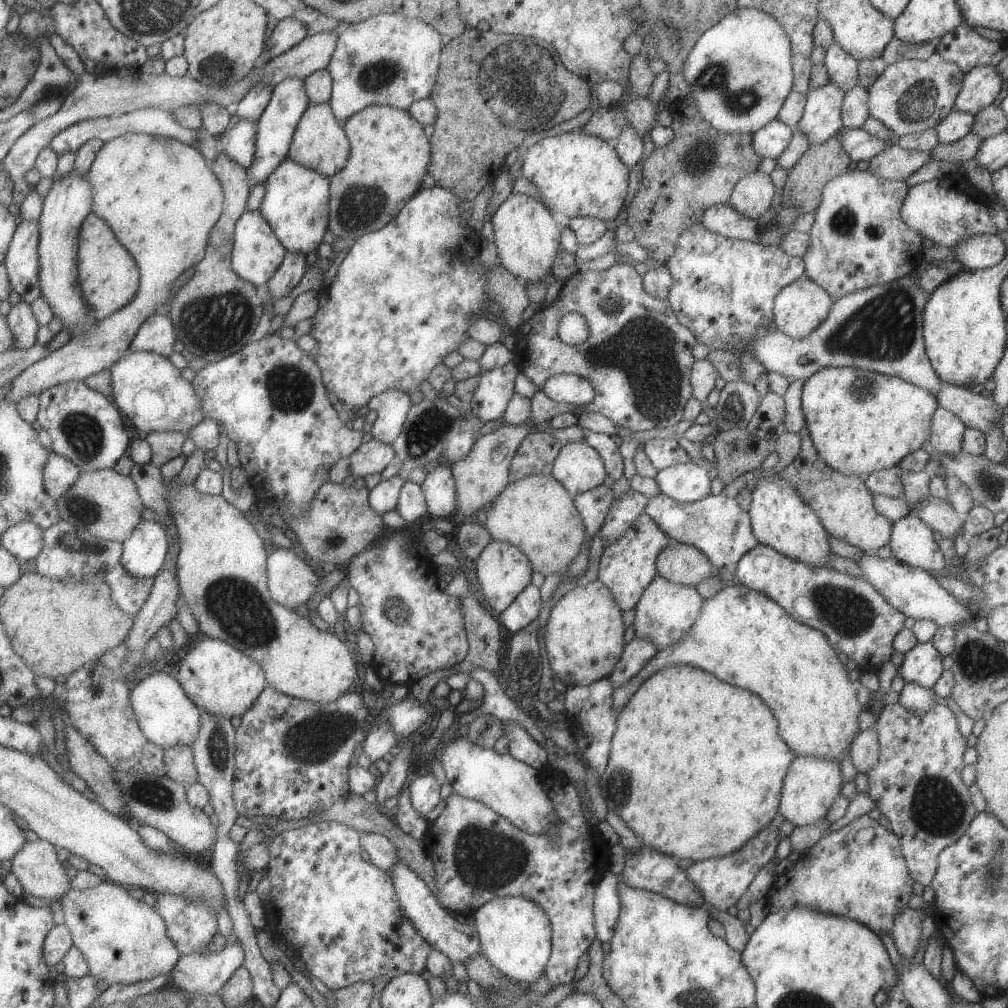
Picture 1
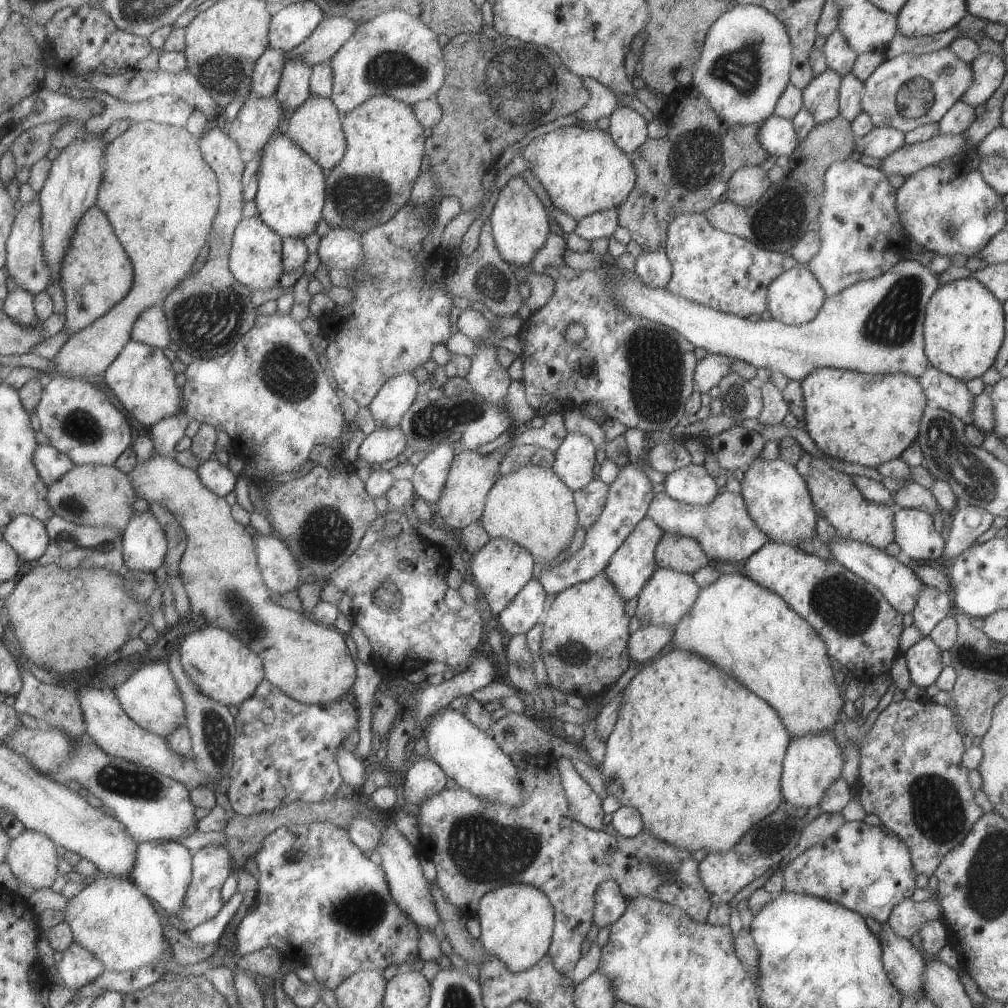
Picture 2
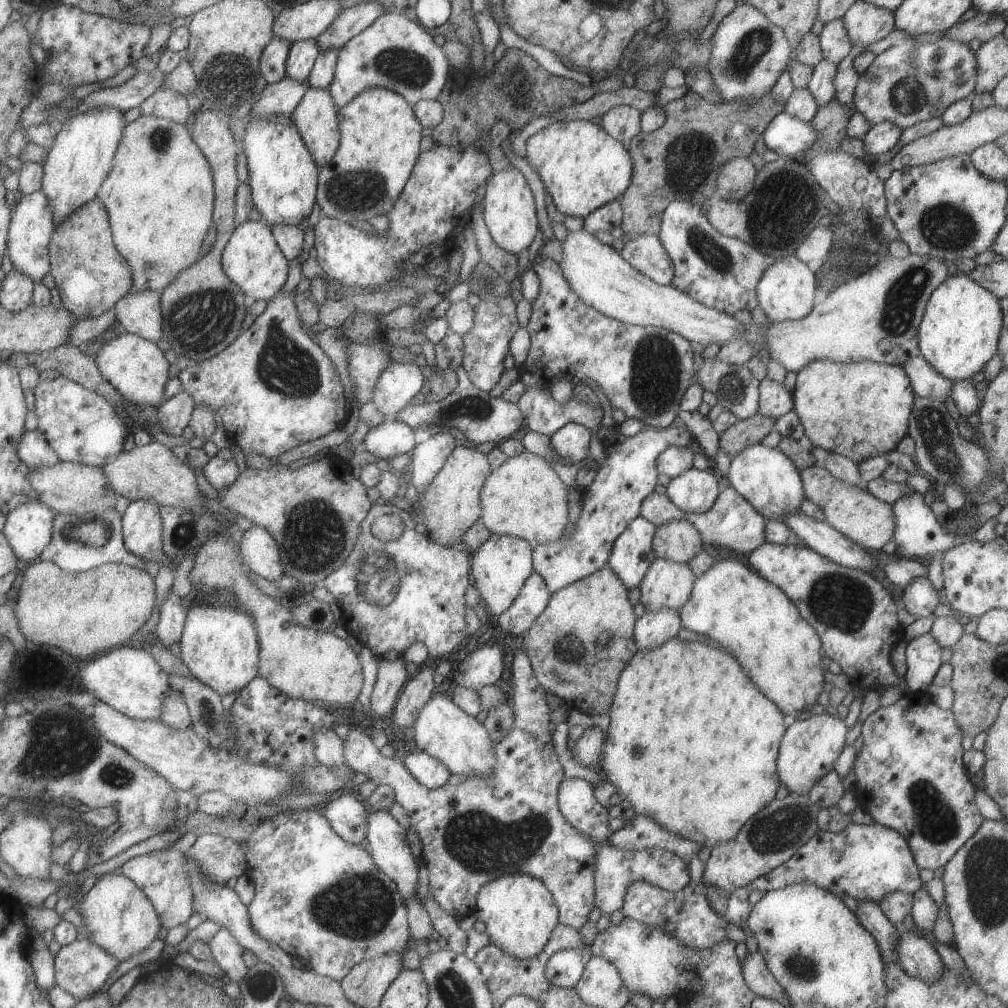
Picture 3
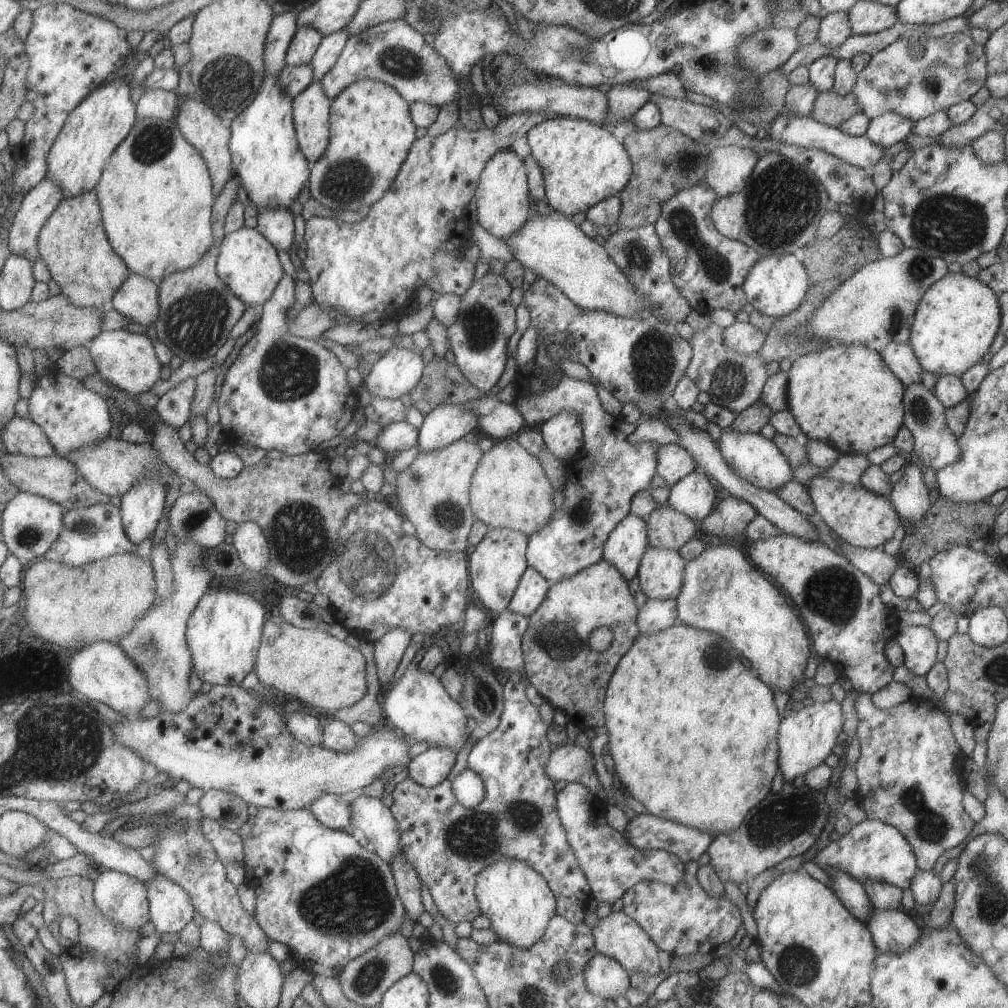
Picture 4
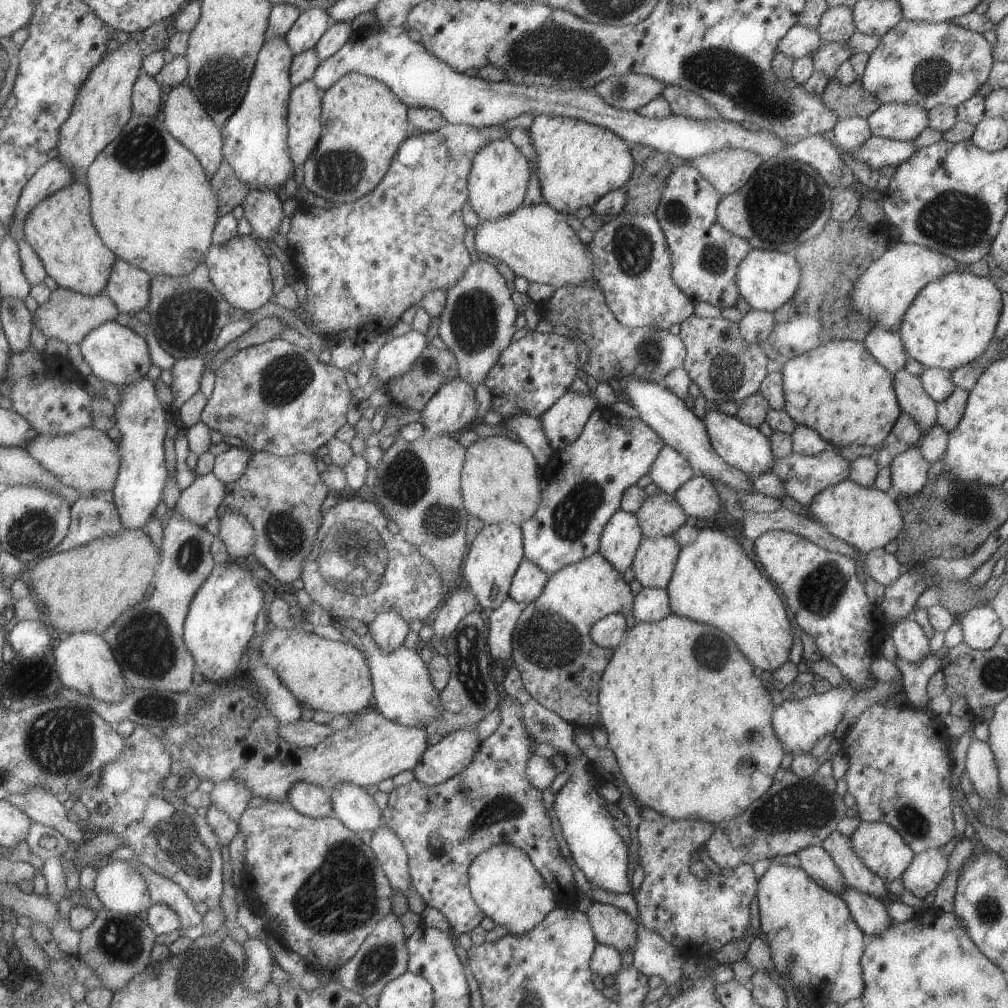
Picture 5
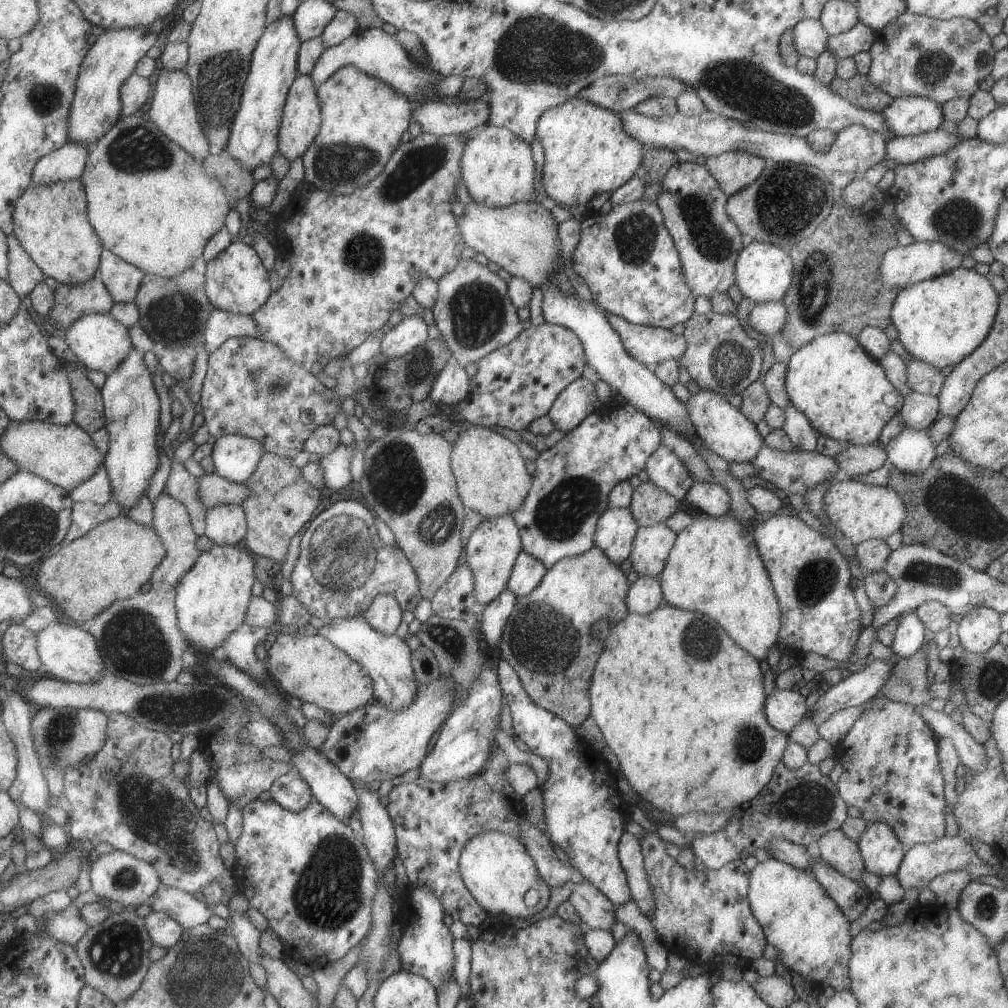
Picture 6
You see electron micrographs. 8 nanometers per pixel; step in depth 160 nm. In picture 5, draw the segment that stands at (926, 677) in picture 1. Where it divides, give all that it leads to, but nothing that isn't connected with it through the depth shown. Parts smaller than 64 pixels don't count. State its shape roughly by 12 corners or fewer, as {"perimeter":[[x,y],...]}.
{"perimeter":[[910,617],[888,635],[897,656],[918,663],[929,654],[928,636]]}

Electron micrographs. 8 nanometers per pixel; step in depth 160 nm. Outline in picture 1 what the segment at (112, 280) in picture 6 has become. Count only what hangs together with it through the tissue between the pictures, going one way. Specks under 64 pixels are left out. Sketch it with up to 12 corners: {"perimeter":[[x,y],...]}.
{"perimeter":[[153,312],[129,350],[168,357],[175,331],[169,315]]}

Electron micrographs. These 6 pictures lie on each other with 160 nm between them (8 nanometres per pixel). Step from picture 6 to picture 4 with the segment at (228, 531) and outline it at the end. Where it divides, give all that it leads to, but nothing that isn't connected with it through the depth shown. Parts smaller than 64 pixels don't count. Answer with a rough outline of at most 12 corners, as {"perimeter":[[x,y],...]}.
{"perimeter":[[251,521],[228,538],[251,571],[270,563],[268,542]]}

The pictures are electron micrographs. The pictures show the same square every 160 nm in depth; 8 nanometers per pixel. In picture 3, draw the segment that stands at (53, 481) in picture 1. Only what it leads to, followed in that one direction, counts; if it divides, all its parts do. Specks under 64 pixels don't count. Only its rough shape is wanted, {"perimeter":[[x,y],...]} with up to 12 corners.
{"perimeter":[[38,428],[25,431],[18,453],[31,469],[61,461]]}

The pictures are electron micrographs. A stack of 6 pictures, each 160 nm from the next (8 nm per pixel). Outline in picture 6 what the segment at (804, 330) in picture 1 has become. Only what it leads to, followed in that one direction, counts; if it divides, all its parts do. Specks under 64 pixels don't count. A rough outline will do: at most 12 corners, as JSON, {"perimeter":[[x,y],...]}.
{"perimeter":[[751,241],[734,284],[754,303],[781,301],[791,284],[787,250]]}

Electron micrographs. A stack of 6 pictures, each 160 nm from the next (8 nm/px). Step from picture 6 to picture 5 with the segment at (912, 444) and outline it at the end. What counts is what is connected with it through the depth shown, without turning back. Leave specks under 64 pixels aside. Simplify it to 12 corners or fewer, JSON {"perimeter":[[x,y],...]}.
{"perimeter":[[907,447],[888,466],[890,496],[916,495],[926,485],[929,463]]}

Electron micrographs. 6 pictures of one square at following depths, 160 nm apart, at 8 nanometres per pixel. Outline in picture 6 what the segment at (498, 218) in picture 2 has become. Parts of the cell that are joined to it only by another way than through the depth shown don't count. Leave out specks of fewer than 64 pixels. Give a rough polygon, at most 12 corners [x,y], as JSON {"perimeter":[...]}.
{"perimeter":[[485,124],[464,144],[473,202],[535,202],[529,145]]}

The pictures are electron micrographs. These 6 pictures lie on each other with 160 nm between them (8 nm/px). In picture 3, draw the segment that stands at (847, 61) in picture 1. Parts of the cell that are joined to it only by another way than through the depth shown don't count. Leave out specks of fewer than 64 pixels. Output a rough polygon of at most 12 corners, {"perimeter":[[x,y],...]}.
{"perimeter":[[841,19],[818,34],[822,58],[838,64],[852,47]]}

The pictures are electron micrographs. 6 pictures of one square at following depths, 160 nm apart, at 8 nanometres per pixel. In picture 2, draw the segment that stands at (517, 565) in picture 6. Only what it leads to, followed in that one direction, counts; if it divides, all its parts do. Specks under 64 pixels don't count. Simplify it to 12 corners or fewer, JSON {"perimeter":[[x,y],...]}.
{"perimeter":[[530,579],[497,614],[501,632],[527,633],[543,617],[546,593]]}

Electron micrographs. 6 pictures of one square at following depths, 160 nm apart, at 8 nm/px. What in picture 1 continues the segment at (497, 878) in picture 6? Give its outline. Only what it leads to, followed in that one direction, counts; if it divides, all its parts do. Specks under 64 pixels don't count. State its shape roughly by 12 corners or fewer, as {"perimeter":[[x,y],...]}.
{"perimeter":[[519,897],[472,915],[486,959],[512,983],[544,974],[550,924]]}

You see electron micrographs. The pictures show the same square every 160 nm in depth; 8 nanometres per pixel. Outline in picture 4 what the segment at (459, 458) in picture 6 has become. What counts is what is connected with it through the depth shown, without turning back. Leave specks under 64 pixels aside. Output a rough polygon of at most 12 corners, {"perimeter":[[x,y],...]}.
{"perimeter":[[515,438],[494,441],[472,474],[475,518],[529,536],[553,491]]}

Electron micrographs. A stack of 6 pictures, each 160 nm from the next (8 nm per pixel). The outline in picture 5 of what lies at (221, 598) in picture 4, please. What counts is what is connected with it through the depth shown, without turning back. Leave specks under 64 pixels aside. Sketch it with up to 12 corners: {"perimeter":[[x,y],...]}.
{"perimeter":[[239,562],[214,564],[183,640],[202,678],[236,676],[263,609]]}

